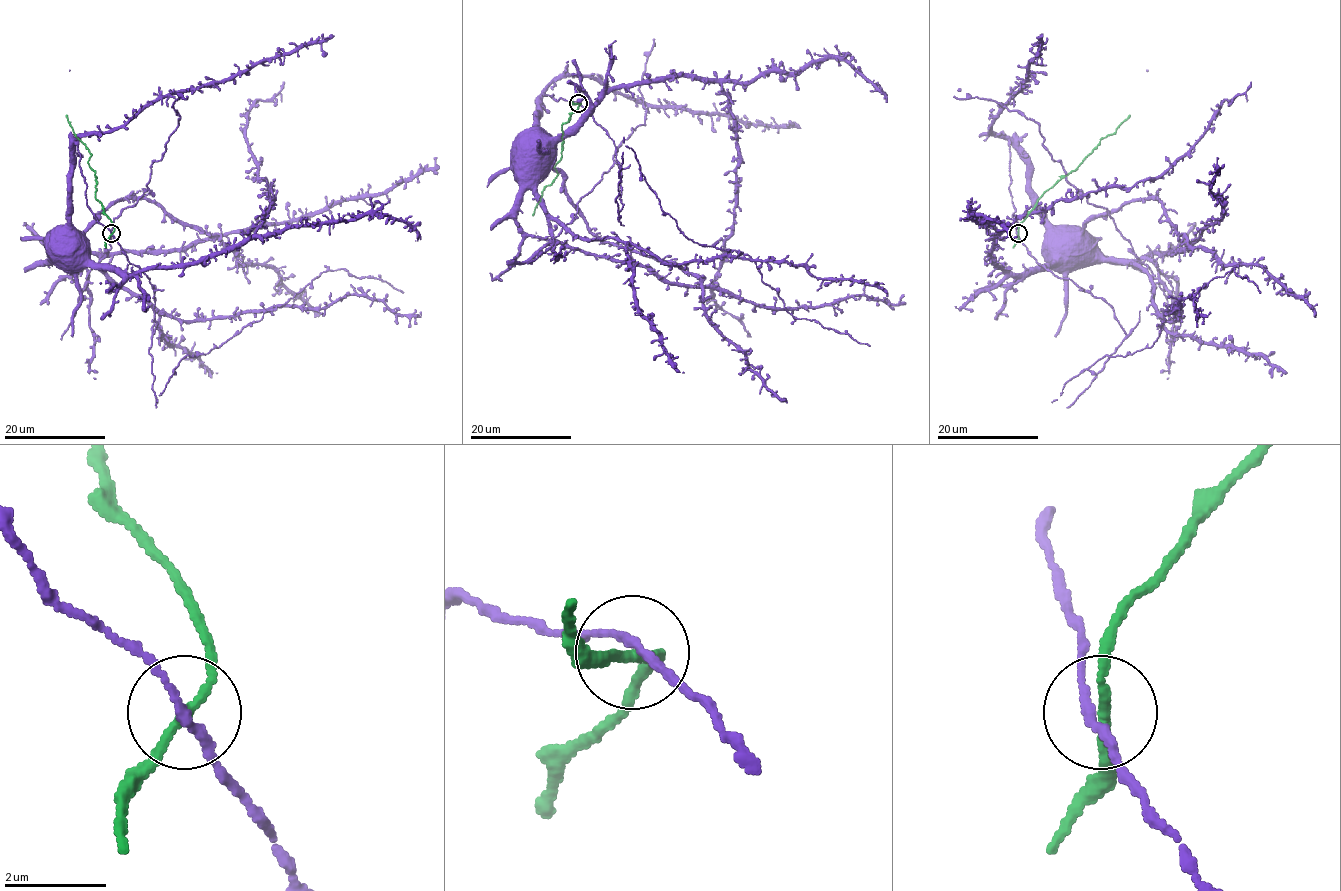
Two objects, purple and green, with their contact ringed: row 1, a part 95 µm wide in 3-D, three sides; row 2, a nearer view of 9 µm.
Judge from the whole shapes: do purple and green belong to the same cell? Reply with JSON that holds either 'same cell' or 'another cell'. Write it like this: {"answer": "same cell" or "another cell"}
{"answer": "same cell"}

